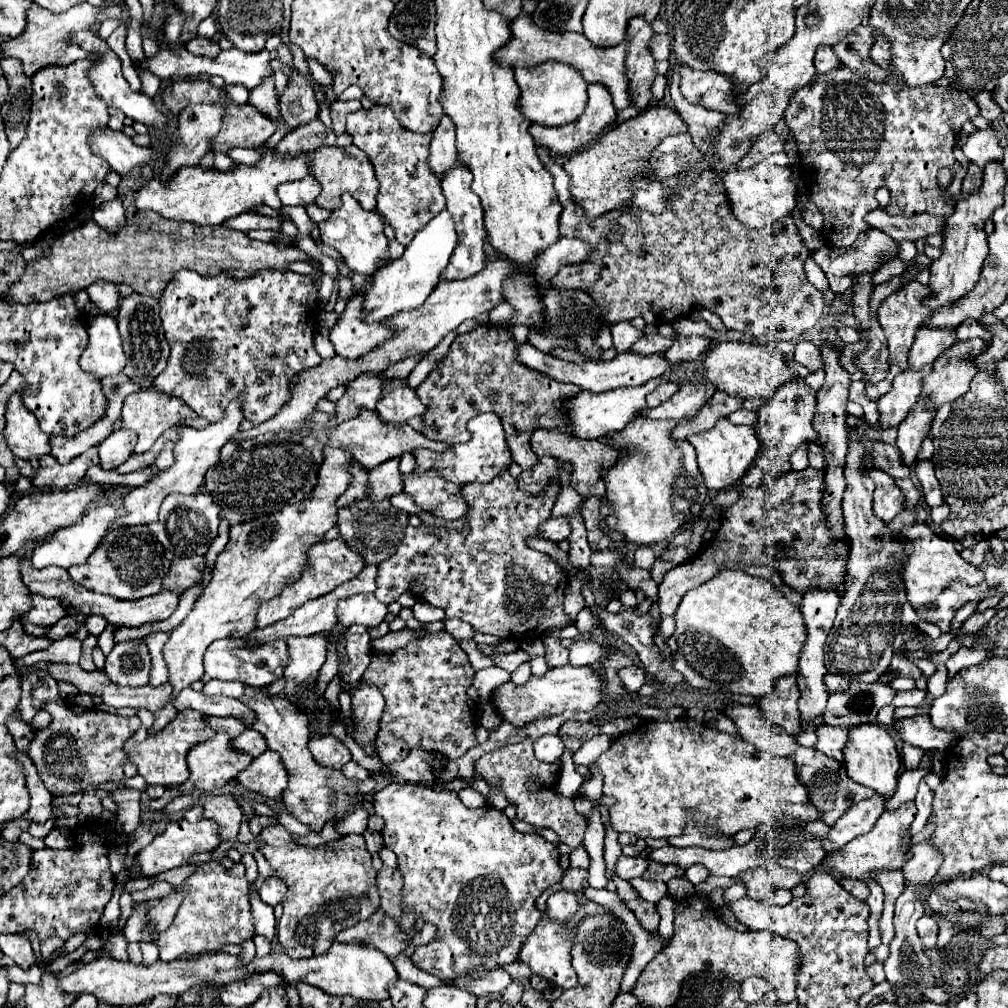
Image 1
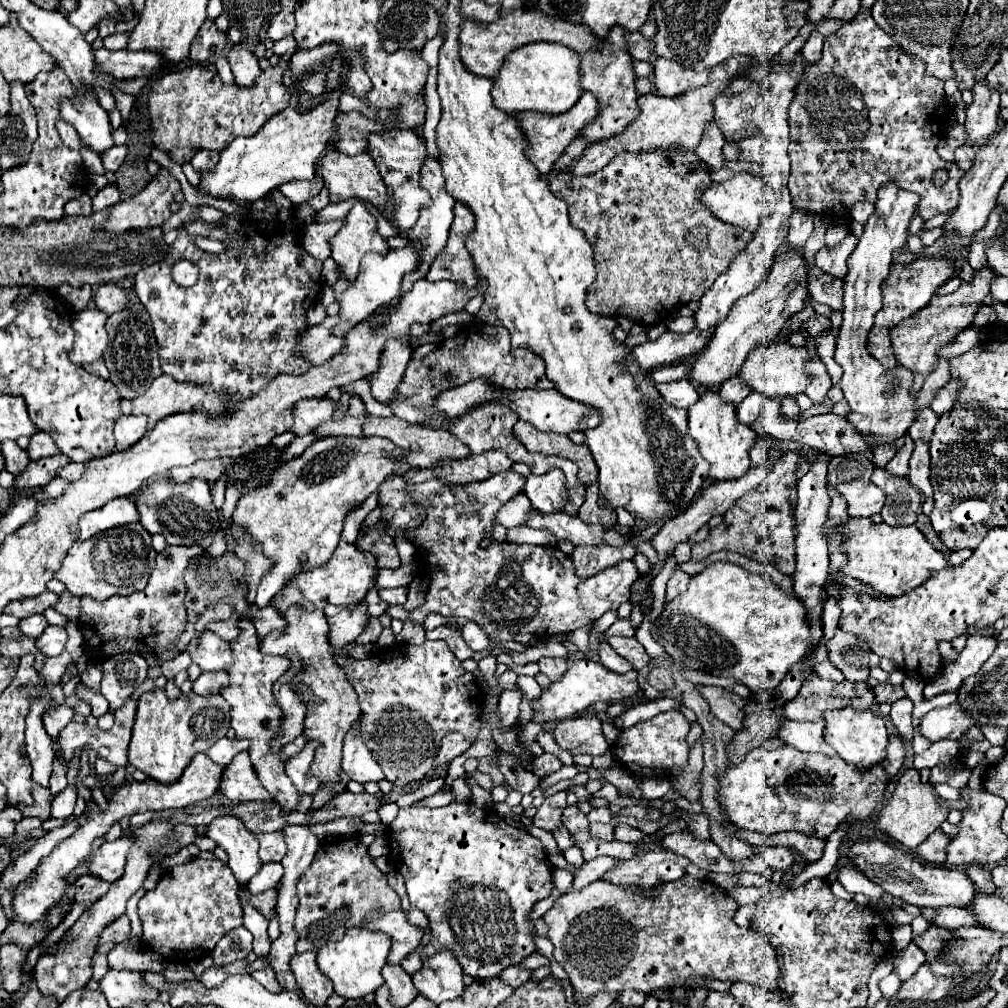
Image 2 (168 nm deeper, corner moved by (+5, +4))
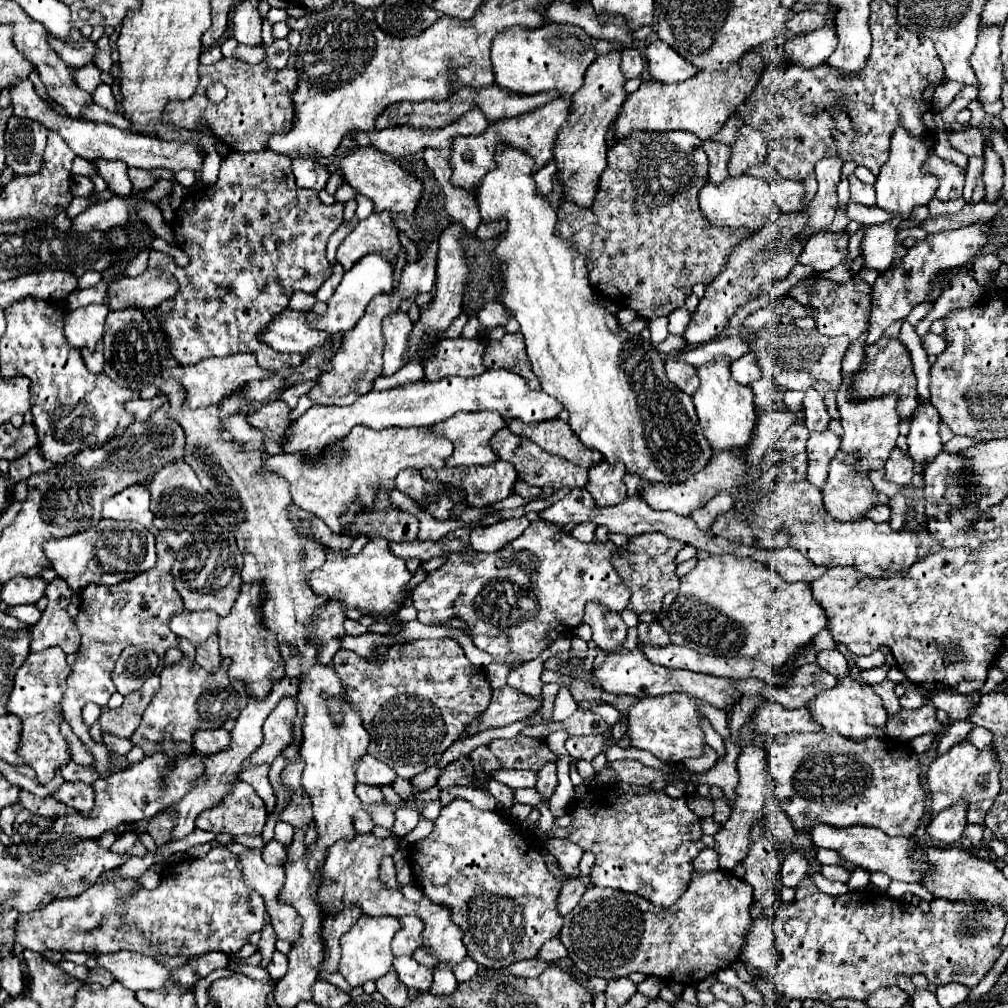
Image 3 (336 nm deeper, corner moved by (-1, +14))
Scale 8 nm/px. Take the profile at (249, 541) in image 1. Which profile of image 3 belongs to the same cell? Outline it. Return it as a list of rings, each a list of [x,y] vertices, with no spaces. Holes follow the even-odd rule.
[[[354,426],[348,436],[326,446],[314,458],[306,454],[280,454],[270,456],[264,462],[264,468],[280,474],[290,484],[292,500],[298,508],[320,518],[332,530],[332,534],[344,534],[348,526],[342,526],[340,520],[350,504],[358,502],[360,508],[370,506],[378,488],[382,486],[392,490],[396,474],[404,468],[442,468],[444,460],[452,454],[452,448],[452,442],[448,442],[444,436],[432,434],[430,428],[372,430],[366,426]]]

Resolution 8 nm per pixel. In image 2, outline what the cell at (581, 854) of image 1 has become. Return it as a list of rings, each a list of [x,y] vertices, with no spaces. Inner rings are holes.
[[[572,846],[572,848],[564,850],[562,854],[564,854],[566,862],[568,862],[568,864],[572,864],[574,868],[578,868],[578,866],[584,862],[584,858],[582,858],[582,852],[580,852],[580,848],[576,848],[576,846]]]

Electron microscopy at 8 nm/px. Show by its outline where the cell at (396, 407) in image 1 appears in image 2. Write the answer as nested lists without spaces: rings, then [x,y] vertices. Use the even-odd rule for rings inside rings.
[[[386,340],[386,350],[382,350],[378,372],[370,376],[372,396],[378,402],[386,404],[392,400],[394,390],[400,384],[410,358],[412,358],[410,340]]]

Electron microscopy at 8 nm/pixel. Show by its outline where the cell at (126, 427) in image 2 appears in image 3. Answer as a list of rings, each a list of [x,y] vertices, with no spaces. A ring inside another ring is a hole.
[[[160,394],[160,396],[154,396],[152,400],[132,400],[132,402],[126,402],[126,410],[138,422],[146,422],[152,416],[152,412],[156,412],[164,402],[168,402],[168,398],[164,394]]]

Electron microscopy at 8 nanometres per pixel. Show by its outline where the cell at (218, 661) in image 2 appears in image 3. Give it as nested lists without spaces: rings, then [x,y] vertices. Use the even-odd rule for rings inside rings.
[[[204,610],[204,612],[188,612],[174,614],[170,628],[180,638],[190,640],[194,646],[202,646],[210,636],[218,634],[218,622],[220,616],[216,612]]]

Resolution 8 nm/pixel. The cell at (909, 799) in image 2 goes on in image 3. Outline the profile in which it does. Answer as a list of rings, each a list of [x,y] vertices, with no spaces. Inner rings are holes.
[[[960,742],[956,746],[952,746],[944,756],[936,758],[924,780],[926,780],[926,786],[928,786],[928,792],[930,792],[930,798],[932,798],[932,804],[930,804],[930,816],[936,816],[938,812],[958,804],[958,802],[966,802],[966,804],[974,804],[974,802],[980,802],[980,800],[992,800],[996,798],[996,794],[1000,792],[1000,782],[998,782],[998,762],[996,762],[996,754],[994,754],[994,748],[988,746],[984,750],[978,750],[974,748],[970,742]]]

